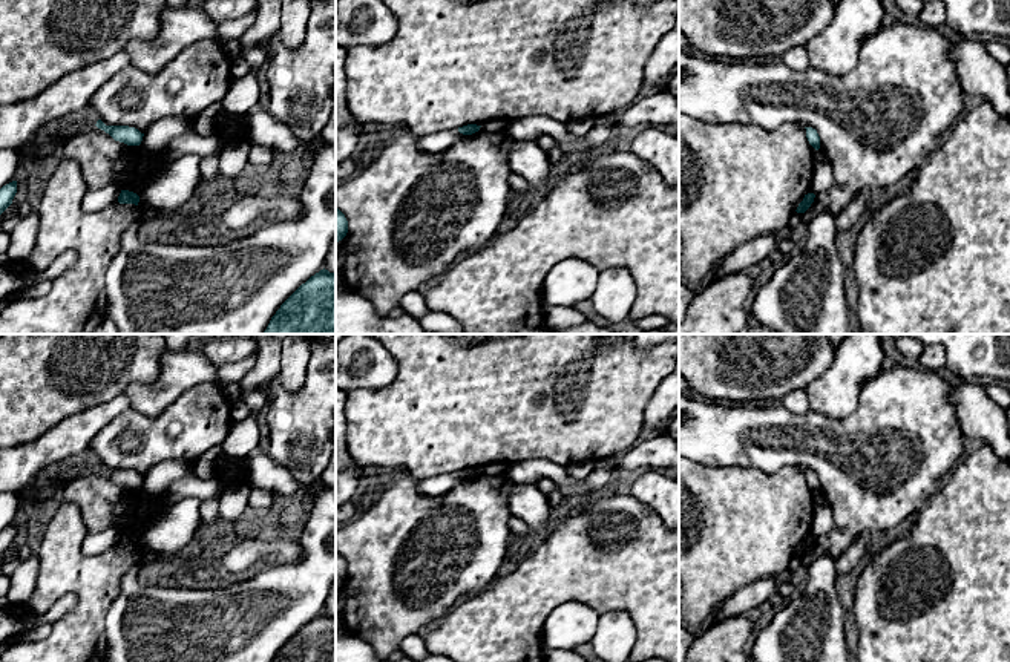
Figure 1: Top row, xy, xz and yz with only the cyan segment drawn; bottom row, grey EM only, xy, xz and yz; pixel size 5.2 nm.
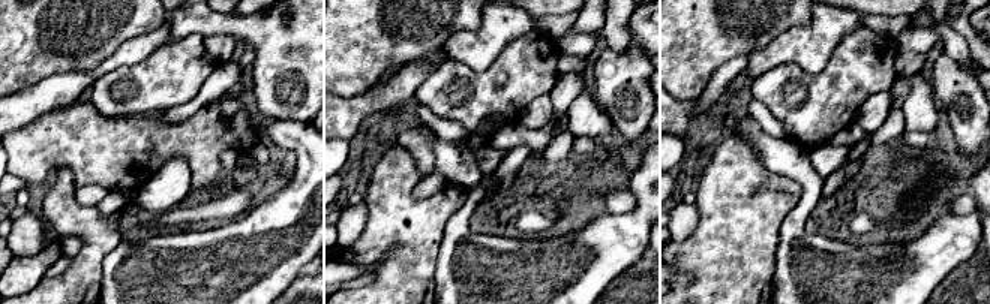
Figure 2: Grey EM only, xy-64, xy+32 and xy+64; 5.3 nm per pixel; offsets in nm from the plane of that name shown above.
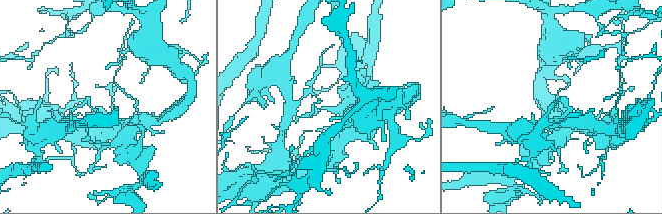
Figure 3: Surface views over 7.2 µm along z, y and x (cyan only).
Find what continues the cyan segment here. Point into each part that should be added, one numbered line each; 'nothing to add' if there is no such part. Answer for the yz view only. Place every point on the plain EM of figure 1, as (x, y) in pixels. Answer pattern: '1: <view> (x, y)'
nothing to add

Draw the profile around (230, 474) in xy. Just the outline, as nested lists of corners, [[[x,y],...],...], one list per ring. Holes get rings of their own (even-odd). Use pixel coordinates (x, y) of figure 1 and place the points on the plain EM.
[[[225,458],[215,478],[219,481],[221,490],[244,484],[244,463],[230,461]]]

